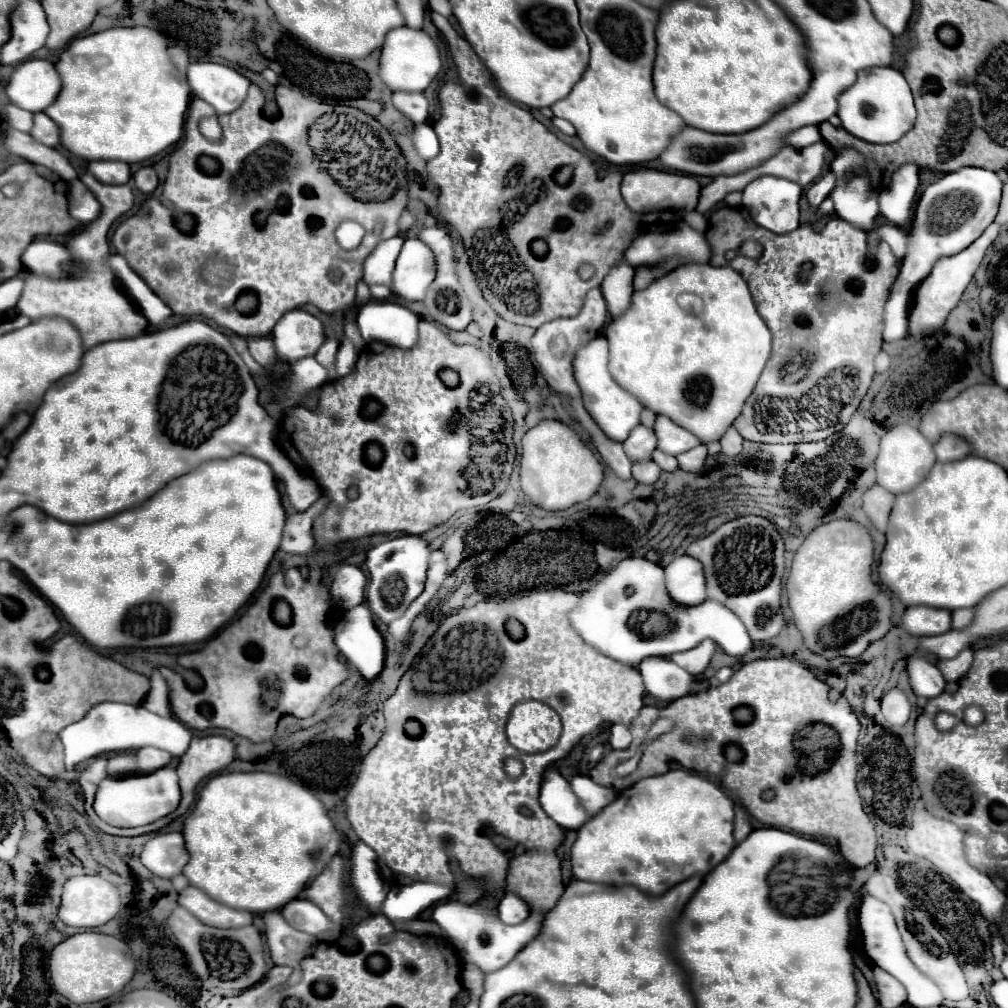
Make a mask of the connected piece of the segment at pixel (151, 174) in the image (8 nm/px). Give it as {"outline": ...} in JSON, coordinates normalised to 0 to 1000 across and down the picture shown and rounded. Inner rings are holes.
{"outline":[[[141,166],[135,170],[135,186],[141,189],[141,191],[151,191],[155,186],[157,186],[157,174],[151,166]]]}

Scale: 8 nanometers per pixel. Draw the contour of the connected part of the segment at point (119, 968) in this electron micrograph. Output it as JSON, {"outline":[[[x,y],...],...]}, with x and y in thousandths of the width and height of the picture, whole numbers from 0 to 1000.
{"outline":[[[83,924],[83,926],[75,926],[71,930],[67,930],[65,934],[62,934],[60,938],[56,938],[50,945],[50,971],[54,981],[63,987],[65,991],[69,991],[71,995],[93,995],[93,993],[101,993],[107,989],[117,987],[133,969],[135,965],[135,953],[129,947],[129,939],[111,928],[103,928],[103,926],[95,926],[95,924]]]}

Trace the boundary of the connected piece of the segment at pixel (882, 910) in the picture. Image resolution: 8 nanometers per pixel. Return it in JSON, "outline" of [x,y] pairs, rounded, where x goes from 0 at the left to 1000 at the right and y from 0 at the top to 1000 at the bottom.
{"outline":[[[857,888],[855,890],[855,898],[853,898],[853,922],[857,928],[857,941],[861,945],[861,949],[875,959],[877,963],[881,963],[883,967],[887,967],[893,975],[901,973],[901,967],[913,967],[913,963],[907,959],[907,955],[901,951],[891,920],[887,916],[887,908],[883,904],[883,900],[879,900],[879,896],[875,896],[873,892],[867,892],[865,888]]]}

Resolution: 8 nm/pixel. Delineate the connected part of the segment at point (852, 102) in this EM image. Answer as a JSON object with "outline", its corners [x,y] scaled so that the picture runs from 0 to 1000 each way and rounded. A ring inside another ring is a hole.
{"outline":[[[867,66],[863,70],[855,70],[847,86],[839,88],[831,96],[831,102],[831,116],[835,126],[861,142],[887,142],[897,136],[909,120],[909,106],[903,84],[899,82],[895,70],[887,66]]]}

